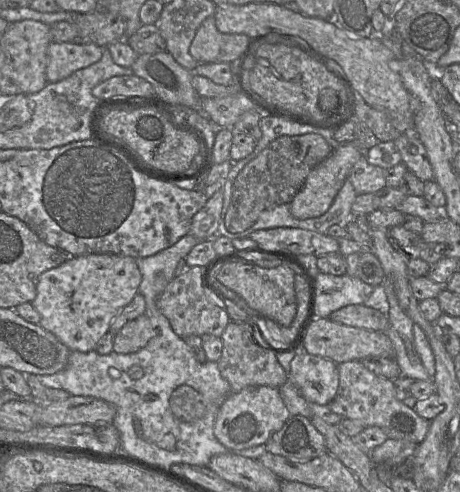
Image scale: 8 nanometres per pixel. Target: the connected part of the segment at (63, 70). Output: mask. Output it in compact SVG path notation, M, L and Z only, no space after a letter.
M51 42L47 50L47 83L59 82L102 57L103 48L94 43Z

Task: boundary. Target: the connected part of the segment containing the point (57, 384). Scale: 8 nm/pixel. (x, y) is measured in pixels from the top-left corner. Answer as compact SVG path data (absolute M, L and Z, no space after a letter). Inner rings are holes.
M187 234L169 248L152 256L136 259L137 266L142 274L139 292L145 298L145 314L149 316L152 324L157 328L157 335L145 347L130 354L119 354L112 351L110 354L101 355L95 349L88 352L72 351L65 369L51 375L37 375L37 379L47 388L63 389L68 391L72 396L94 397L113 404L117 409L117 413L112 425L119 432L120 449L123 450L123 454L127 457L139 458L171 472L173 471L170 467L173 464L186 463L207 466L213 456L230 452L215 437L214 425L220 407L235 392L232 392L229 382L222 377L218 363L211 361L205 363L199 362L183 338L173 331L169 320L157 307L157 301L160 296L169 283L176 277L175 271L179 262L184 260L191 249L199 242L202 241L199 241L192 234ZM135 365L141 366L144 369L144 375L139 380L133 380L128 374L129 369ZM179 384L191 386L203 396L206 413L200 420L194 423L180 421L170 409L169 398L172 392L178 388ZM166 434L172 434L175 437L175 450L166 450L159 447L160 441Z

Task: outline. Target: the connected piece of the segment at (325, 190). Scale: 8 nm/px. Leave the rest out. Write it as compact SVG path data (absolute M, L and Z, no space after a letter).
M340 144L329 157L319 163L307 176L304 185L290 203L290 212L297 219L317 218L331 207L354 164L365 156L364 151L350 144Z

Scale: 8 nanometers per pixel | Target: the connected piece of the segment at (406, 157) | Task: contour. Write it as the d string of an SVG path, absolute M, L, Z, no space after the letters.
M415 133L401 134L393 142L402 157L402 162L409 171L424 182L434 179L426 149Z

